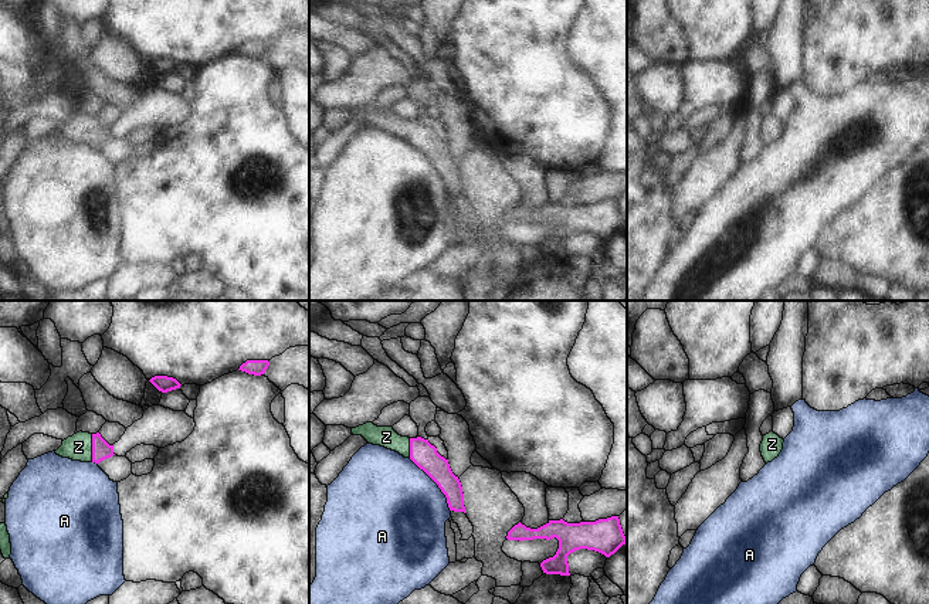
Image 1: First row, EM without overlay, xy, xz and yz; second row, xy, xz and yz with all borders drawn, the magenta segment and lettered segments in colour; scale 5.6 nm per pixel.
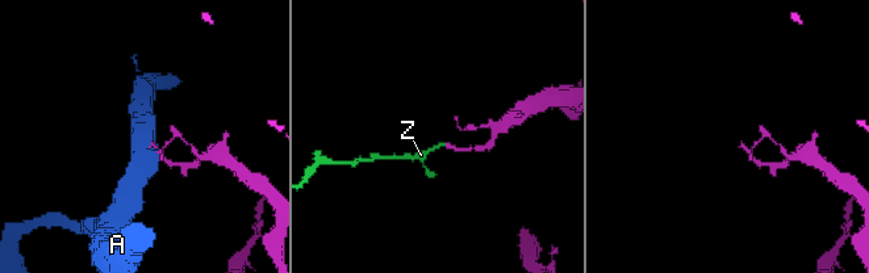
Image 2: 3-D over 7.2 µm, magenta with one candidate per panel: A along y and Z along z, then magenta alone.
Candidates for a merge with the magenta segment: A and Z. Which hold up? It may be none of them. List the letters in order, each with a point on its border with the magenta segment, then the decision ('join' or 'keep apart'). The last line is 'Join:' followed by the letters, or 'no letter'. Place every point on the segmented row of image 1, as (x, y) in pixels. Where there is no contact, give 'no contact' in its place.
A: meets magenta in xz at (436, 482); keep apart
Z: meets magenta in xy at (92, 447); join
Join: Z

